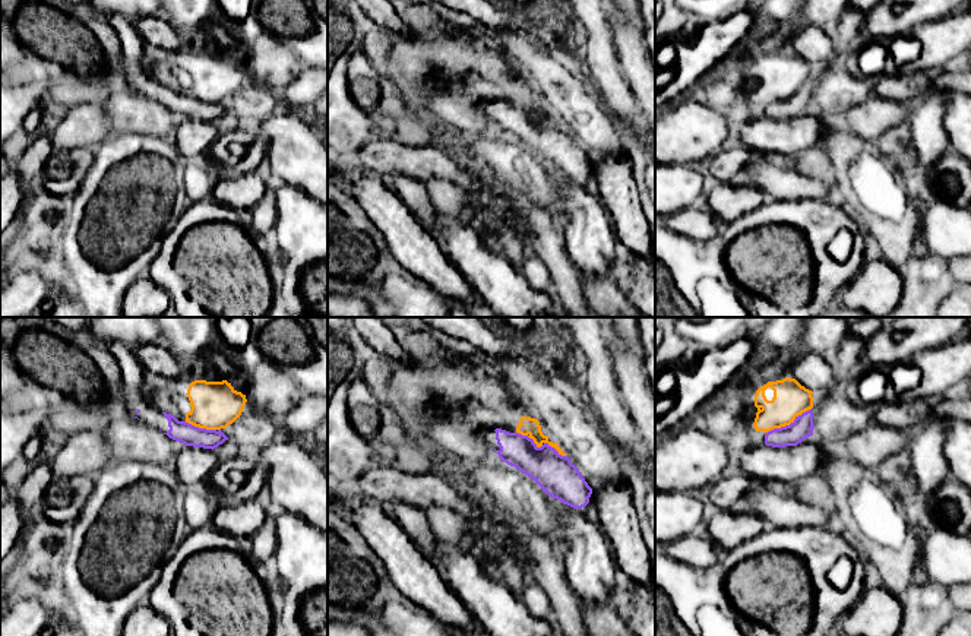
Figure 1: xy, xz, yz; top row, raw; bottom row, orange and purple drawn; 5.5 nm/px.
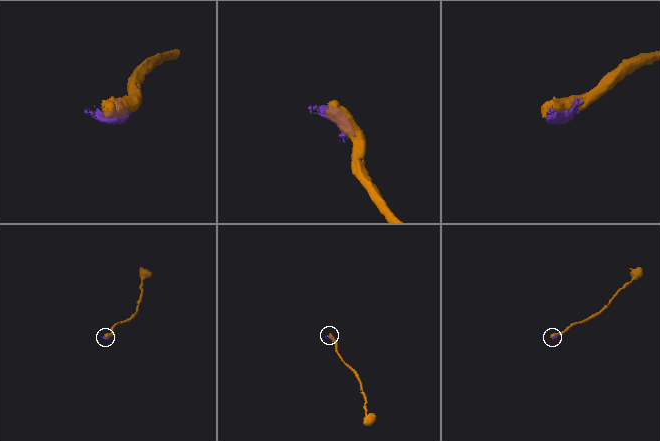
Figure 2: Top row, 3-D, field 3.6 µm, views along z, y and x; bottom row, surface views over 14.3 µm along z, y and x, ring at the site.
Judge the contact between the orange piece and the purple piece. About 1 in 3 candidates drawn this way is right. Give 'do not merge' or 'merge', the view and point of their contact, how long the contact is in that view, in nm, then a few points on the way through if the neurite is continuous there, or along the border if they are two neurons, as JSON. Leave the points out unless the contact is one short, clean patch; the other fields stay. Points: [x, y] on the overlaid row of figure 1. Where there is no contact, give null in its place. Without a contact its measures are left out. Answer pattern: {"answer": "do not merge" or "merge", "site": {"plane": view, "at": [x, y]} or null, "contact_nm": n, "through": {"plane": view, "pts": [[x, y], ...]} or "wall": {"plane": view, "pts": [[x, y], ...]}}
{"answer": "do not merge", "site": {"plane": "xz", "at": [541, 445]}, "contact_nm": 300}

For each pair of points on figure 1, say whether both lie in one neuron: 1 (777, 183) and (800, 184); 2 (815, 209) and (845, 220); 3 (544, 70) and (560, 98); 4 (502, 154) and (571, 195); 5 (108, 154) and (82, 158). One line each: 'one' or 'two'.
1: one
2: one
3: one
4: two
5: two

